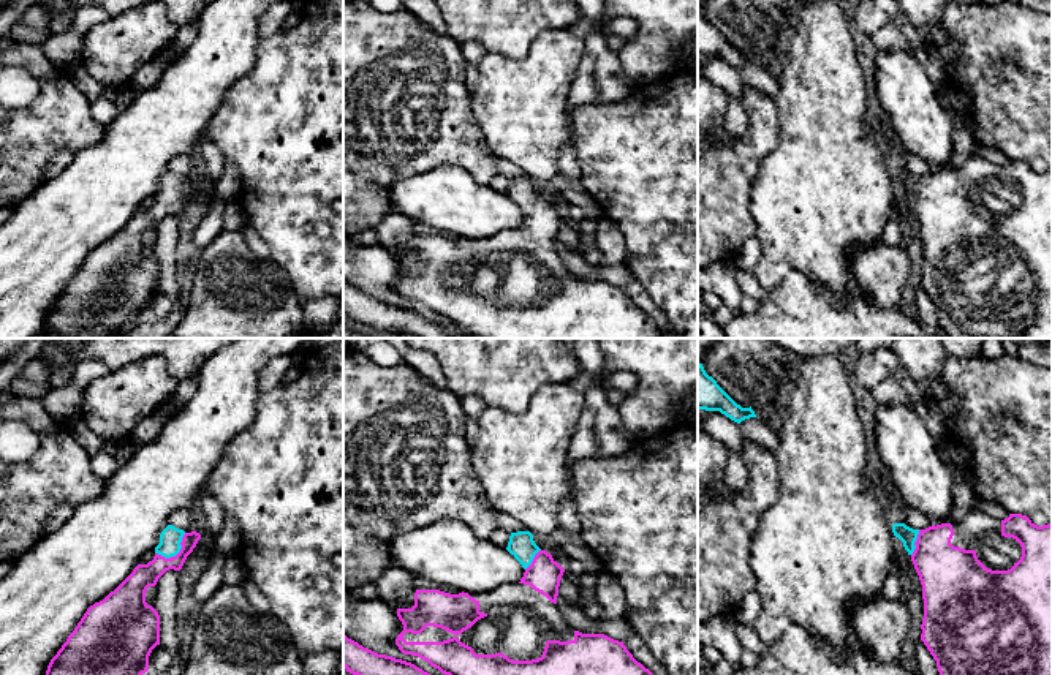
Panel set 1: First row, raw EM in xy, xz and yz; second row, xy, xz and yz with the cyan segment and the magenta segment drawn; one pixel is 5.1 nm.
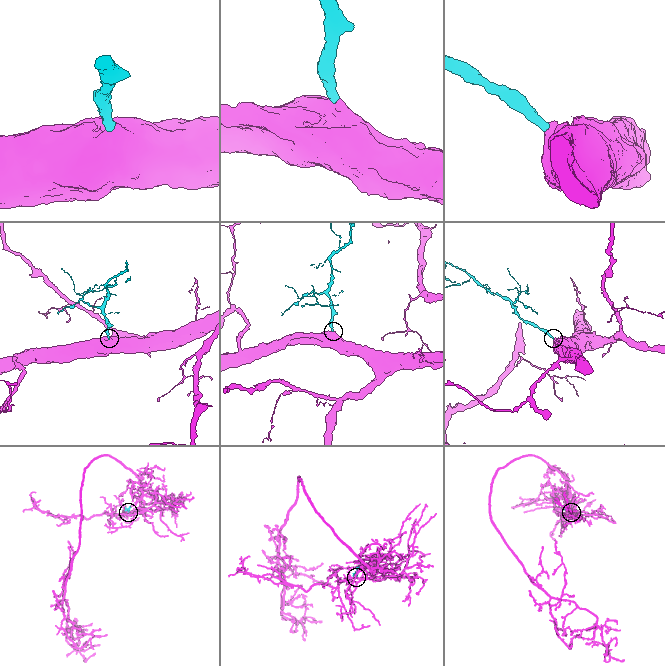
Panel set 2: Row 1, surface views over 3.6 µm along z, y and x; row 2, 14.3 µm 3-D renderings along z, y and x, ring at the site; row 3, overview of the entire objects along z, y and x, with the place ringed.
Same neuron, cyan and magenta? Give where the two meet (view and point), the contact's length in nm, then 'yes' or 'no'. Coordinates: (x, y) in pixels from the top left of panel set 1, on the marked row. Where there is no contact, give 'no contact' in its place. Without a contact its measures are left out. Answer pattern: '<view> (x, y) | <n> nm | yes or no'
xy (176, 554) | 190 nm | yes

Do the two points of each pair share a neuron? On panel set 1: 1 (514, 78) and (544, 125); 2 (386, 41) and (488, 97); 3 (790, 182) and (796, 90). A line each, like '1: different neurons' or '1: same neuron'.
1: same neuron
2: different neurons
3: same neuron

